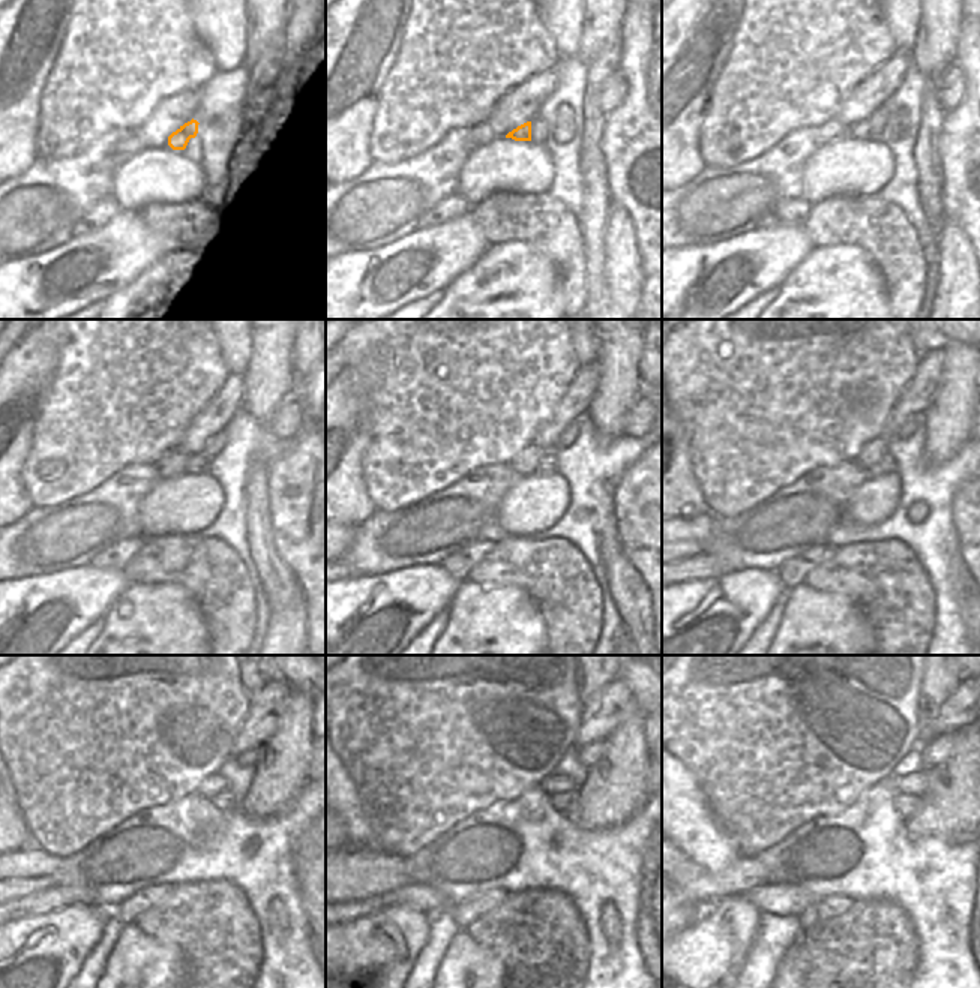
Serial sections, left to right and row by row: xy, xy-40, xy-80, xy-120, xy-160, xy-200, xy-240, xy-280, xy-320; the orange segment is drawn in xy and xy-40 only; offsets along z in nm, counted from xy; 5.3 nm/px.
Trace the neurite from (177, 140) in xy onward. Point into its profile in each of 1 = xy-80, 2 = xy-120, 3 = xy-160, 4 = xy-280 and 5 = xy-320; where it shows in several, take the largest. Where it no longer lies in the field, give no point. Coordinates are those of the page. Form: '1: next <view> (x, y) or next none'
1: next xy-80 (862, 131)
2: next xy-120 (195, 465)
3: next xy-160 (547, 465)
4: next xy-280 (565, 802)
5: next xy-320 (907, 805)

